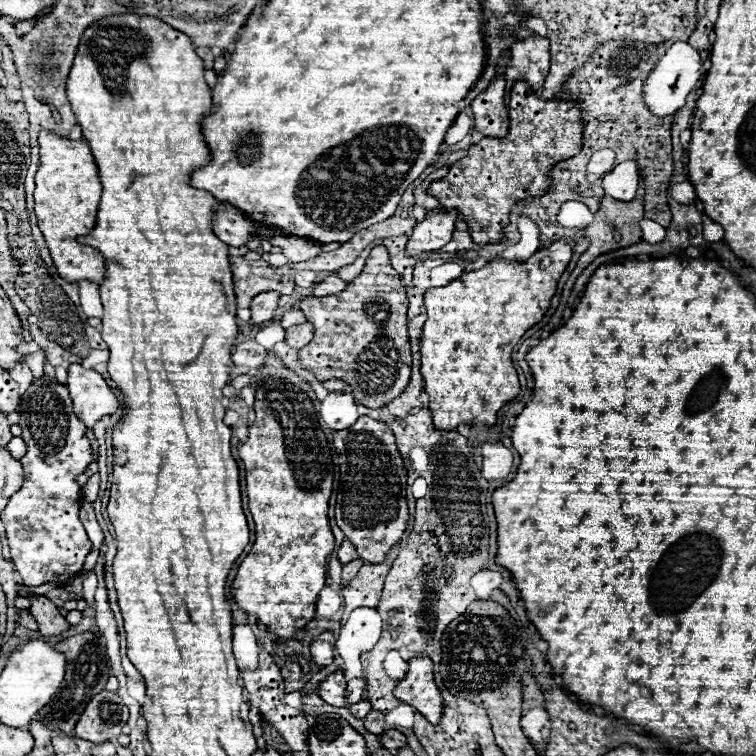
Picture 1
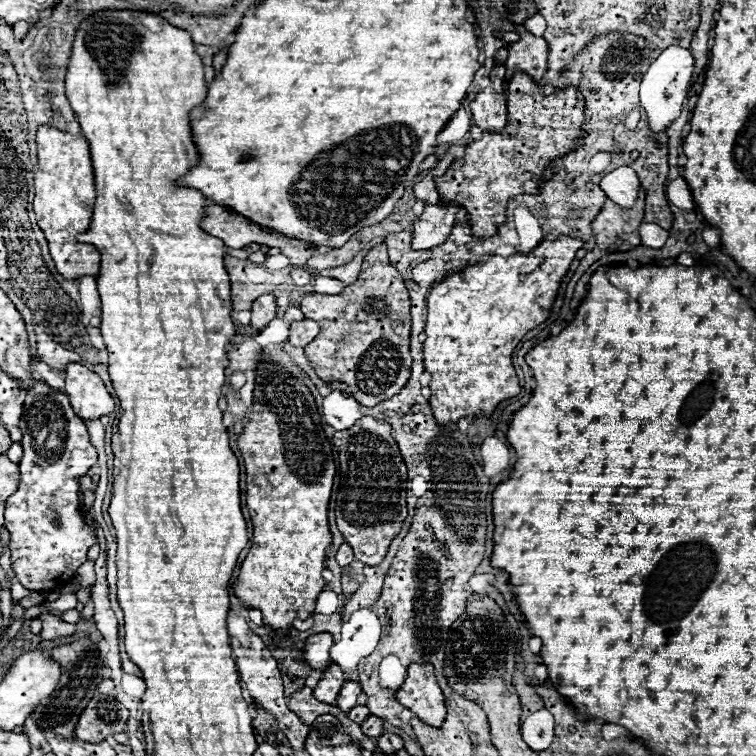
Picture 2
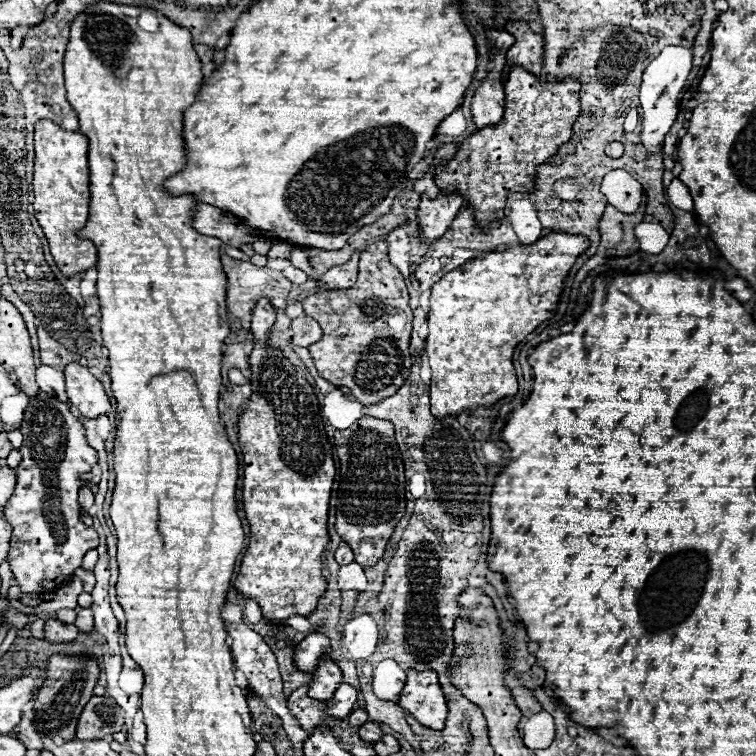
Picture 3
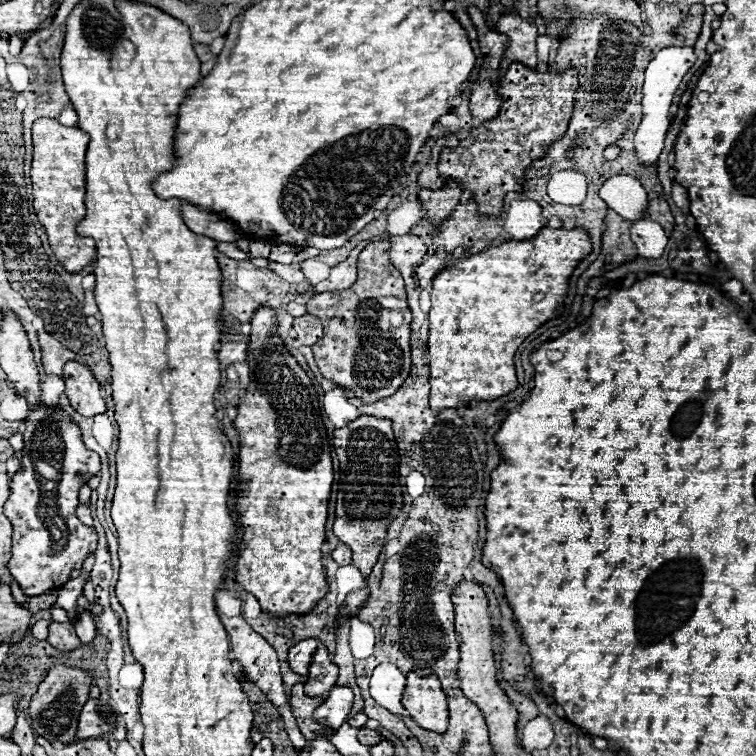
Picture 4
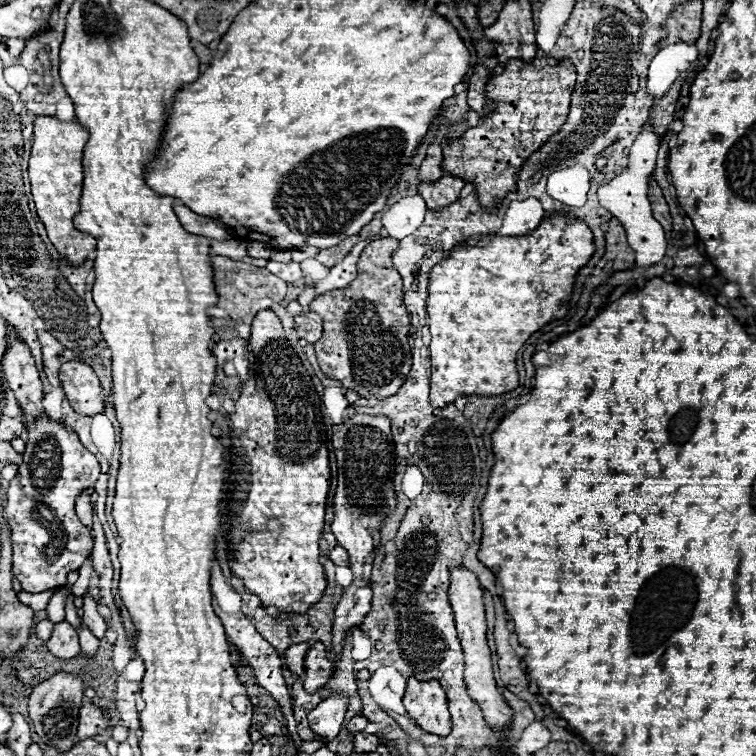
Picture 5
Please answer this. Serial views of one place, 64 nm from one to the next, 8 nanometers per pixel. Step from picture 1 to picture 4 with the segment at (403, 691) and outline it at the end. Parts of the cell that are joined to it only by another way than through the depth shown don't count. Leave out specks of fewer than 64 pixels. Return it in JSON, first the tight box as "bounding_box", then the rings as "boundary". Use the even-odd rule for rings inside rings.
{"bounding_box":[402,672,448,734],"boundary":[[[408,672],[402,706],[422,728],[440,734],[446,732],[448,704],[438,676],[418,676],[416,672]]]}

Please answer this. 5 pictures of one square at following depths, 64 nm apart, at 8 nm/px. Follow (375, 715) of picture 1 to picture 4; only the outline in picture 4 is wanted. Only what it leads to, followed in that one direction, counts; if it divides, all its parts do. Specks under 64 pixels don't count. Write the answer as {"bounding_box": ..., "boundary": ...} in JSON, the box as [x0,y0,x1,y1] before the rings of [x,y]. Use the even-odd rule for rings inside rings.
{"bounding_box":[358,726,382,746],"boundary":[[[364,726],[364,728],[358,730],[358,740],[360,740],[362,744],[366,744],[366,746],[372,746],[372,744],[380,742],[382,736],[380,736],[378,730],[372,730],[372,728],[366,728],[366,726]]]}

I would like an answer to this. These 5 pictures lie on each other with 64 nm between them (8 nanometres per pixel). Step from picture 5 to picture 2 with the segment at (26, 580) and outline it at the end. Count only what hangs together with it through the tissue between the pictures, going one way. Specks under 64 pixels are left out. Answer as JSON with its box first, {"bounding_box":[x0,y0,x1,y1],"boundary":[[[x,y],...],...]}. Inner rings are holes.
{"bounding_box":[4,382,96,590],"boundary":[[[36,382],[26,392],[20,418],[24,456],[20,460],[20,488],[6,500],[4,526],[10,532],[12,570],[28,590],[56,590],[70,582],[86,562],[94,534],[82,520],[78,478],[96,464],[96,448],[90,444],[82,418],[72,412],[64,392]]]}

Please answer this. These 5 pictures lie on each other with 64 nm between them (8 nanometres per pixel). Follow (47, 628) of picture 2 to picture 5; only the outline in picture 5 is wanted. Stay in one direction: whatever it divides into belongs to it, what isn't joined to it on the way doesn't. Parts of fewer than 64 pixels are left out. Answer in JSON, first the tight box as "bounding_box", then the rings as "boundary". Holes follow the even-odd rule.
{"bounding_box":[46,622,80,658],"boundary":[[[60,622],[60,624],[54,624],[54,630],[52,630],[52,636],[50,640],[46,642],[48,644],[48,650],[58,656],[58,658],[74,658],[78,652],[80,652],[80,644],[78,644],[78,634],[76,630],[72,628],[72,624],[68,622]]]}

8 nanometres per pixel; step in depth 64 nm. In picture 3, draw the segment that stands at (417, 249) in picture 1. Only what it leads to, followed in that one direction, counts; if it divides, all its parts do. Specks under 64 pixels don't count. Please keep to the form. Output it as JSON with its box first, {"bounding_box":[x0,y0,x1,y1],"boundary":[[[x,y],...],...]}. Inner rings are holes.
{"bounding_box":[418,194,462,244],"boundary":[[[440,194],[436,200],[422,196],[420,206],[418,206],[422,242],[432,244],[432,240],[440,240],[440,236],[444,236],[444,232],[450,228],[452,220],[456,218],[460,206],[462,206],[462,198],[458,194],[456,196]]]}

